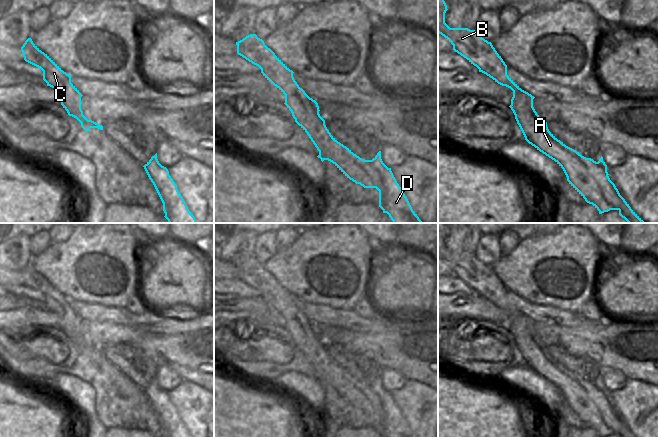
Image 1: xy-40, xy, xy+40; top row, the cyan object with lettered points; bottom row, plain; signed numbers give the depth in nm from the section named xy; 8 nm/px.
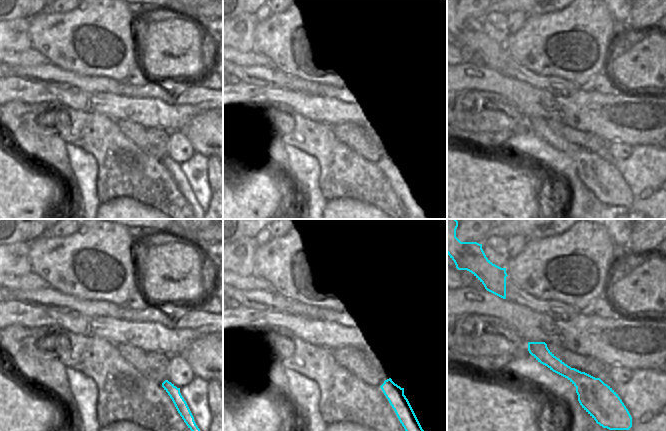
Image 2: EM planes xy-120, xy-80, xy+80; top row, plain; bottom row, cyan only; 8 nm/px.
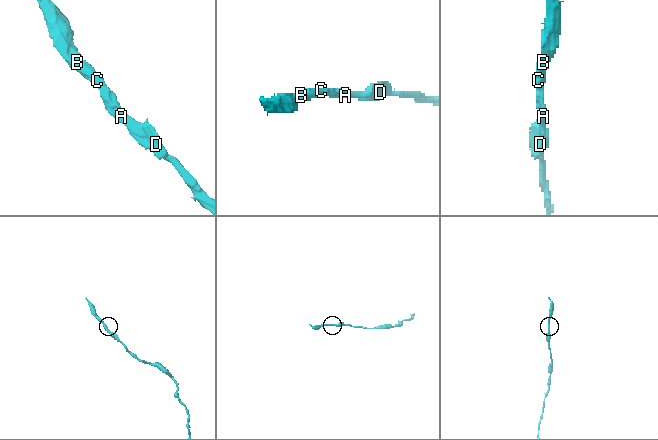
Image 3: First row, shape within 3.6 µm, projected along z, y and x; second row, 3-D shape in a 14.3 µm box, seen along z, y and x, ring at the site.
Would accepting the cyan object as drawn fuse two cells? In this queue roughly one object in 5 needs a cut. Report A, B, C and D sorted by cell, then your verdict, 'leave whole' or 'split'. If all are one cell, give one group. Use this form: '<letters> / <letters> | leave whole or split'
A B C D | leave whole

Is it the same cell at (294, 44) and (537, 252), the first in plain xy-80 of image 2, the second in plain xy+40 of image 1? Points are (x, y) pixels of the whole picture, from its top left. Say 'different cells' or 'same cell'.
same cell

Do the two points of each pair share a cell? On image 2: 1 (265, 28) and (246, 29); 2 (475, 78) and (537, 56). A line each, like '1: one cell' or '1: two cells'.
1: two cells
2: two cells

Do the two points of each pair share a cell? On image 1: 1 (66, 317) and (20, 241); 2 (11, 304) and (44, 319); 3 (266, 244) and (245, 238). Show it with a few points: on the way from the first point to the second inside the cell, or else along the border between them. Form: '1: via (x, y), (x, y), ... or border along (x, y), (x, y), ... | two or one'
1: via (52, 298), (29, 274), (21, 260) | one
2: border along (42, 309), (14, 308), (10, 310) | two
3: border along (258, 235), (255, 241), (255, 258), (262, 263) | two

